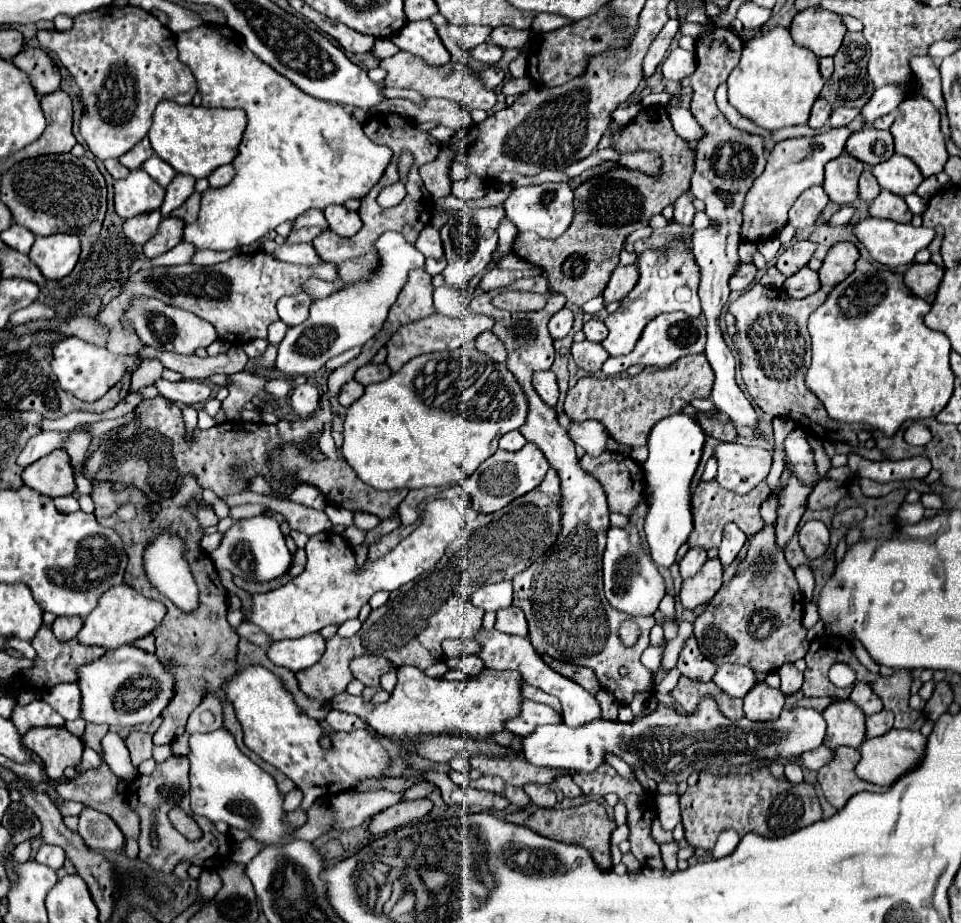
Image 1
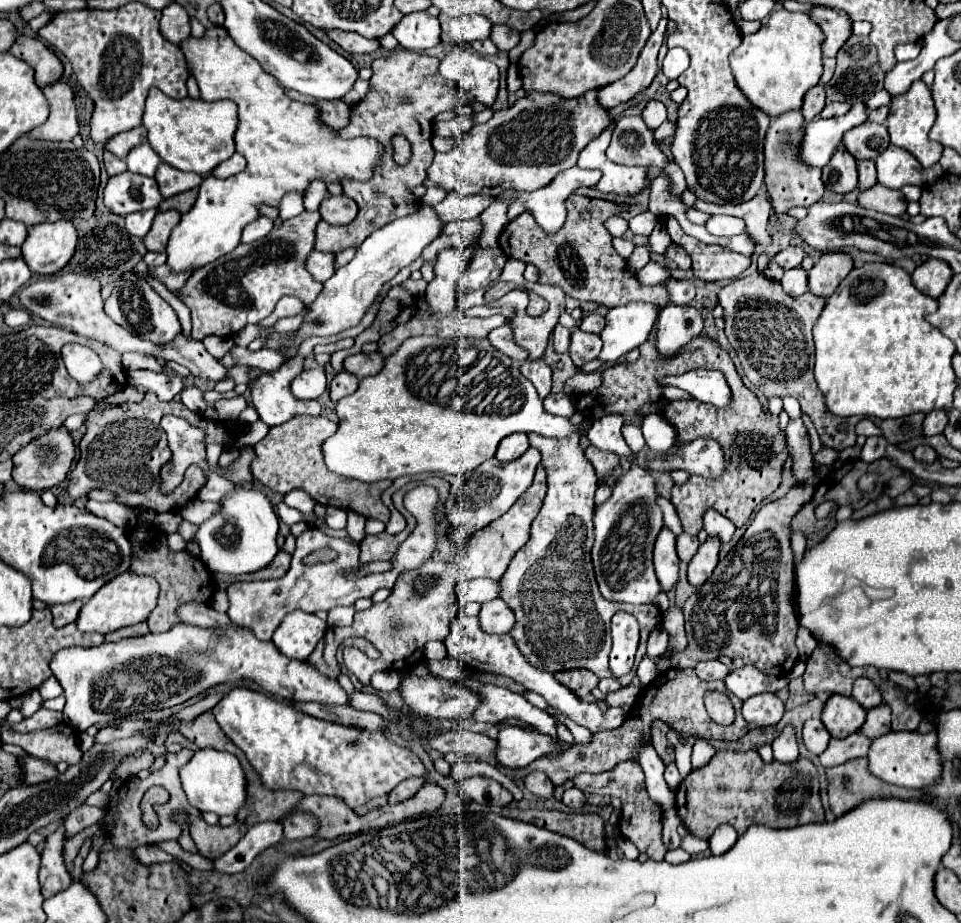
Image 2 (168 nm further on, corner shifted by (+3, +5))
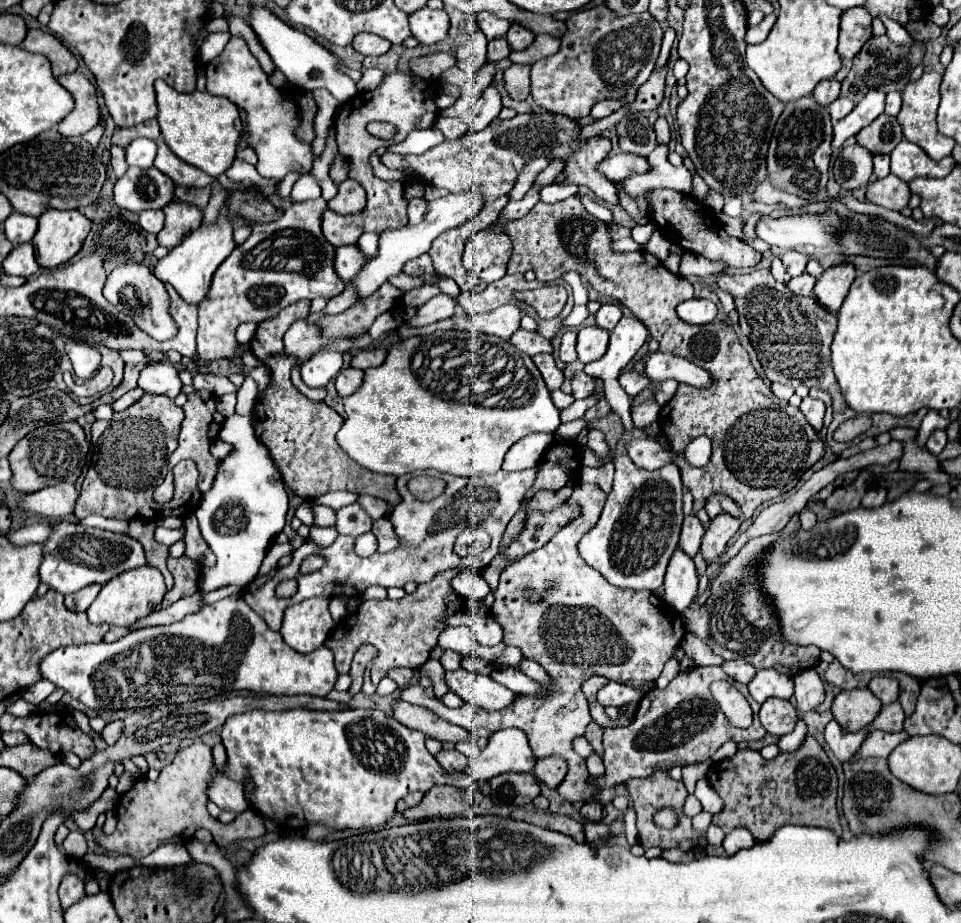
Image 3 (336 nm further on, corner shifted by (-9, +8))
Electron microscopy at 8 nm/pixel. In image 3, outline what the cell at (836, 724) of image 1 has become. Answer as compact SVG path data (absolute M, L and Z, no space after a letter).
M846 690L840 692L832 702L834 720L848 732L860 732L866 728L880 712L882 704L868 690Z

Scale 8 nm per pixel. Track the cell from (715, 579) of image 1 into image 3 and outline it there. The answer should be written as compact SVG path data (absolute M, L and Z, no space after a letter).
M720 514L710 522L700 548L706 564L716 562L726 552L726 544L736 534L738 526L740 526L740 520L730 514Z

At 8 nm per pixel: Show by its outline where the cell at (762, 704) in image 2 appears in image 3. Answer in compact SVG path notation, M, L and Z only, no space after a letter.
M770 698L760 708L760 722L770 734L784 736L792 732L796 720L798 720L798 712L788 700Z

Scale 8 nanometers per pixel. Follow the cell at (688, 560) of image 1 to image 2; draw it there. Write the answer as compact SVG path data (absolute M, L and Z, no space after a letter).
M682 533L682 535L676 537L676 551L678 551L680 561L686 561L688 563L694 557L694 553L698 551L698 547L700 547L700 541L694 535Z

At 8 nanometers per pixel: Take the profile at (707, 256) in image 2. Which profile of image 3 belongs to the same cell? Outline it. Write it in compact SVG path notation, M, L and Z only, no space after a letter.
M654 190L650 192L652 200L652 220L658 224L658 228L670 238L670 242L678 244L682 250L690 250L694 254L700 254L710 260L726 262L728 268L752 268L762 260L762 254L750 248L746 242L728 236L720 222L716 220L716 214L702 202L698 202L692 196L674 192L674 190Z

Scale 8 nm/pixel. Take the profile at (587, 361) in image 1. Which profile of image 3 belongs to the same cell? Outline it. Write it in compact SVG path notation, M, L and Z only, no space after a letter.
M588 326L578 332L578 360L582 364L588 364L592 360L598 360L608 350L608 332L598 326Z

